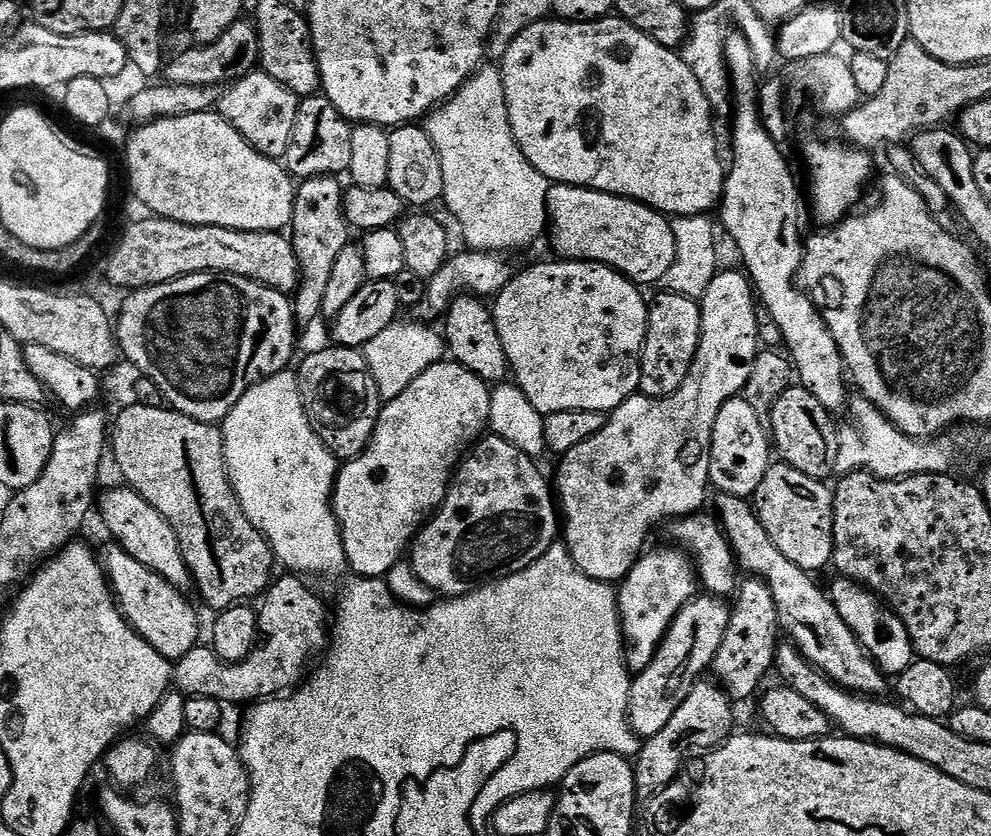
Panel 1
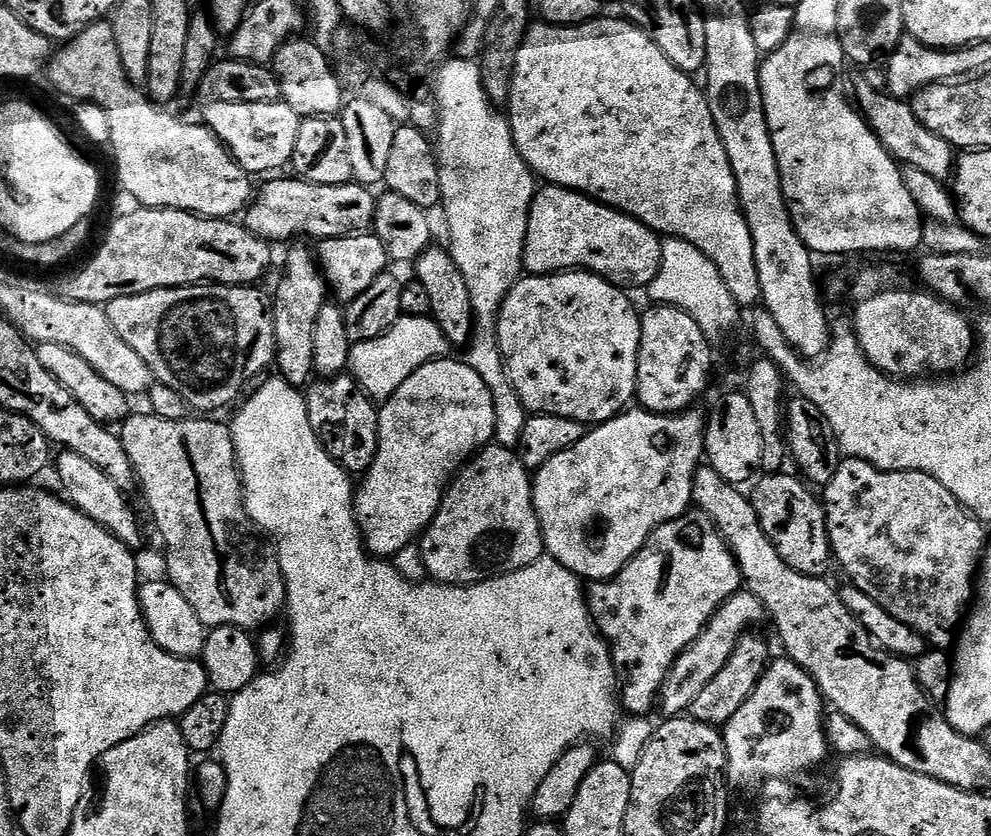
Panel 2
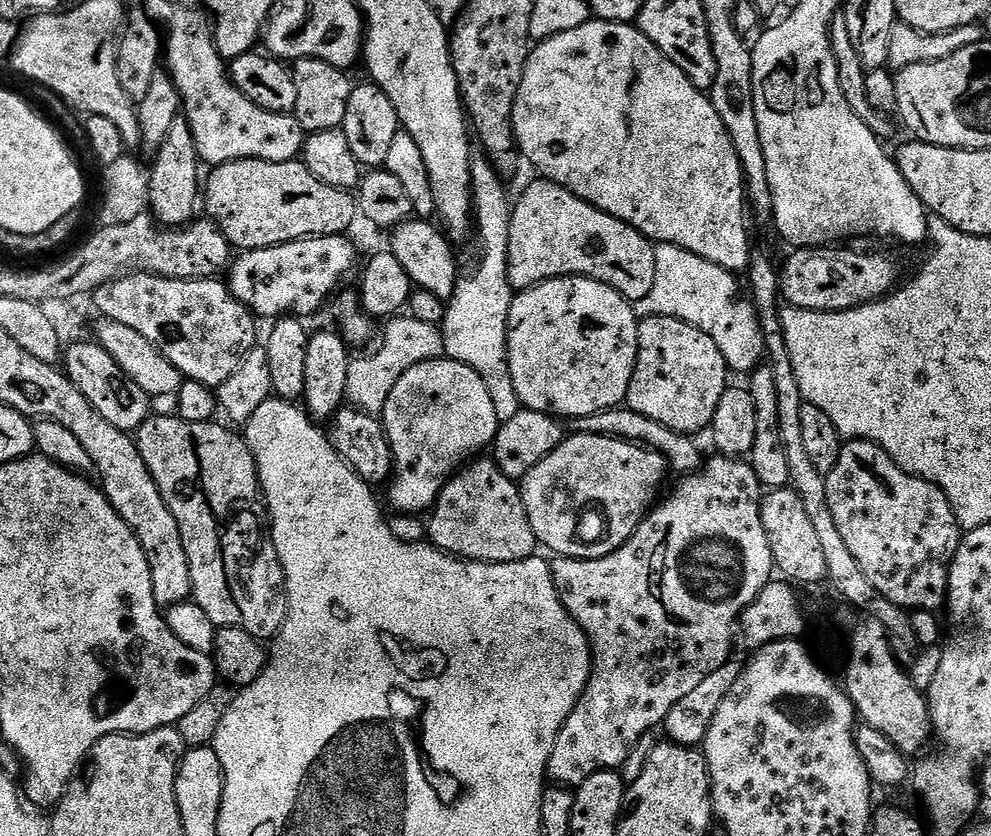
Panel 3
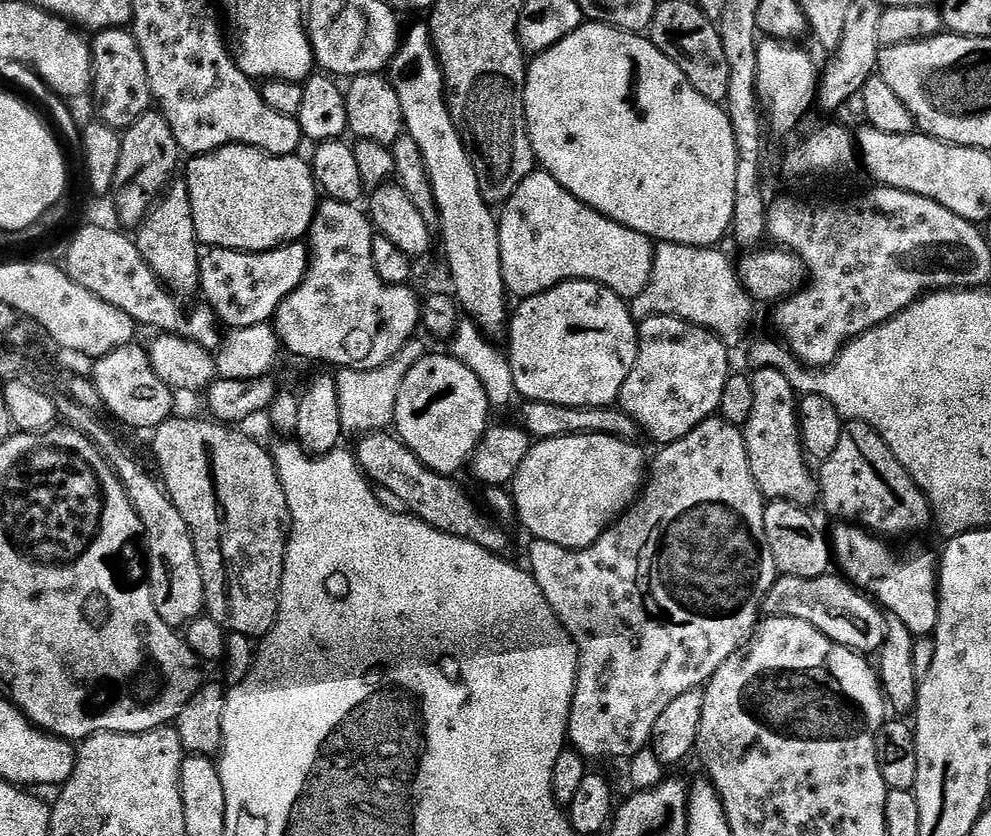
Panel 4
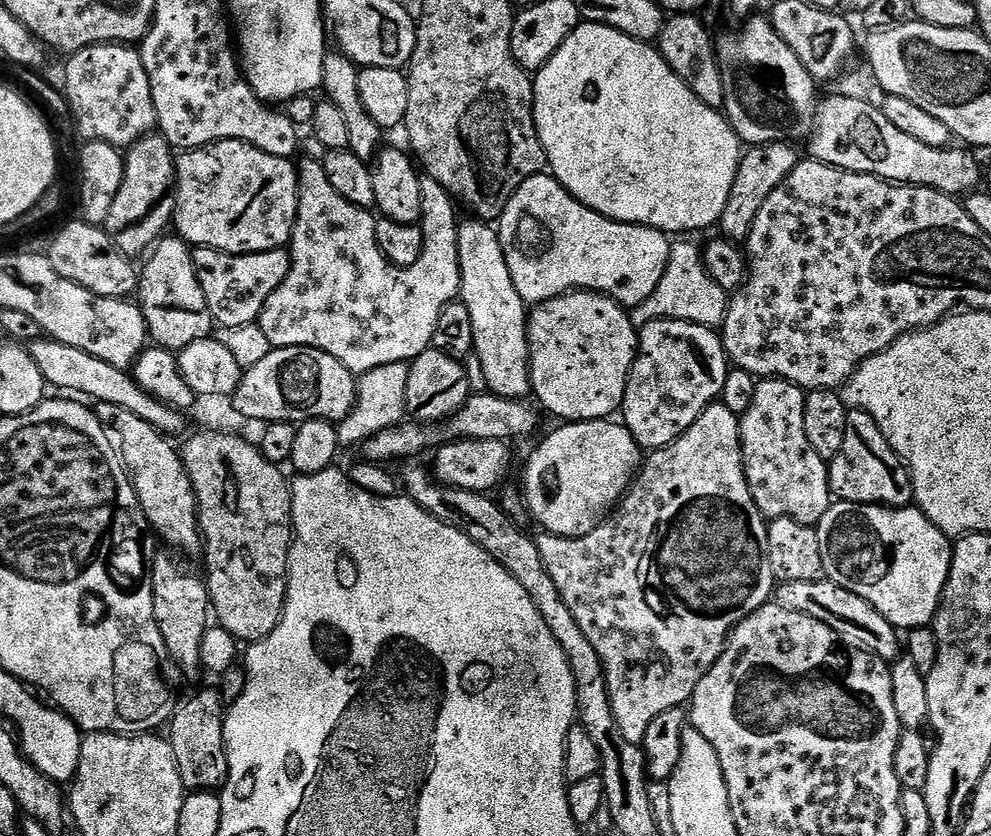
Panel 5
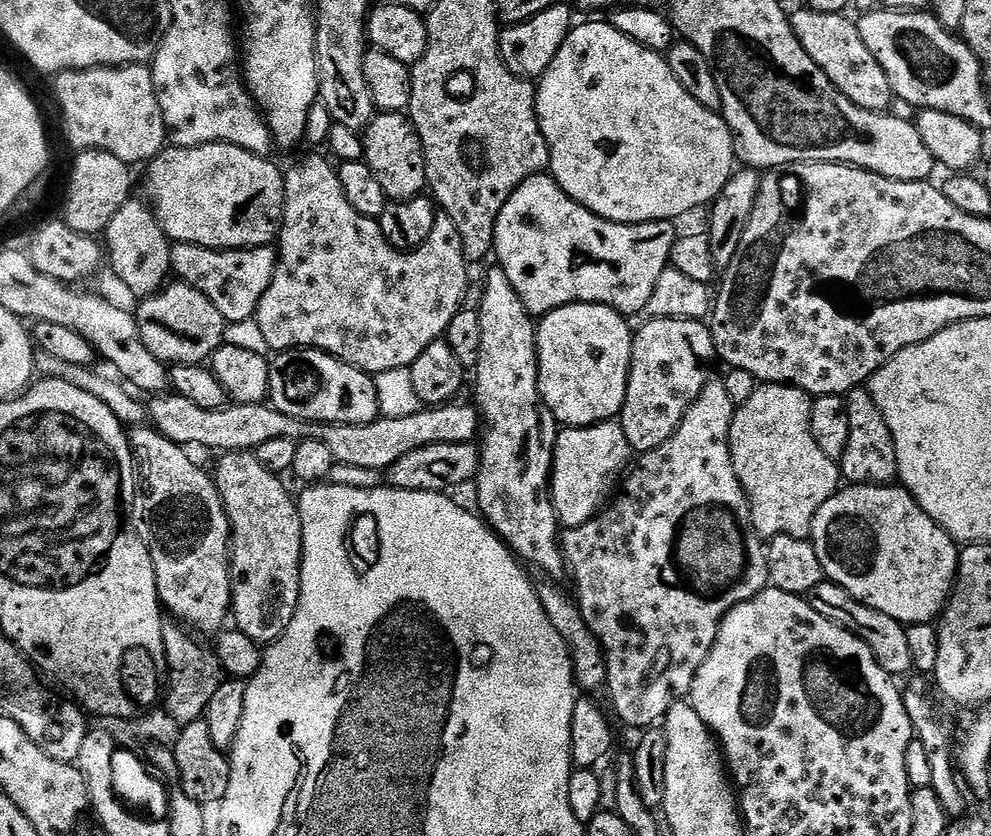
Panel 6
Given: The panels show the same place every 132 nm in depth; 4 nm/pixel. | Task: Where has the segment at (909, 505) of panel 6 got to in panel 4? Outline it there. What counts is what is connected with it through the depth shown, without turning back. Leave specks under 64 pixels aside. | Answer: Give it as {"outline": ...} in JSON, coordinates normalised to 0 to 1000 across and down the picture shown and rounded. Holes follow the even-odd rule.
{"outline":[[[848,624],[845,632],[838,636],[838,656],[842,661],[843,673],[848,675],[880,675],[880,689],[876,694],[874,708],[889,728],[897,727],[899,736],[912,745],[924,763],[940,761],[947,744],[947,670],[936,660],[903,660],[895,645],[876,635],[875,632],[863,627]]]}

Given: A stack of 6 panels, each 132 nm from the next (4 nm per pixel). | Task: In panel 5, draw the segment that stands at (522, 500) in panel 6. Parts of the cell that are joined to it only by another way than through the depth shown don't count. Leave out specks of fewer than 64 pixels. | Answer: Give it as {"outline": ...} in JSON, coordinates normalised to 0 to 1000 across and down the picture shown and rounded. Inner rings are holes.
{"outline":[[[472,261],[469,268],[467,264],[462,272],[462,313],[463,358],[474,371],[478,390],[478,429],[486,433],[486,447],[490,447],[492,468],[507,476],[529,478],[537,469],[537,428],[533,419],[535,373],[523,347],[519,347],[519,333],[515,333],[515,318],[511,318],[511,304],[507,299],[504,276],[495,267],[479,261]]]}

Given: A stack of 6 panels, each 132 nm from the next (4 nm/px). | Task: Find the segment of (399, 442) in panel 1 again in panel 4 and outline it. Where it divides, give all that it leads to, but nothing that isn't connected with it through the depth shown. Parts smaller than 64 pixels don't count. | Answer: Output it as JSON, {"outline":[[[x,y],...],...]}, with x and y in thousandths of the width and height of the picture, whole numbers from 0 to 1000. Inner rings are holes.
{"outline":[[[430,423],[416,439],[414,447],[410,447],[406,467],[402,467],[398,517],[435,565],[459,571],[460,565],[466,563],[467,560],[469,563],[488,518],[492,516],[492,493],[494,494],[494,484],[490,476],[490,467],[486,467],[486,457],[482,457],[482,451],[473,440],[466,438],[466,433],[459,431],[455,423]]]}

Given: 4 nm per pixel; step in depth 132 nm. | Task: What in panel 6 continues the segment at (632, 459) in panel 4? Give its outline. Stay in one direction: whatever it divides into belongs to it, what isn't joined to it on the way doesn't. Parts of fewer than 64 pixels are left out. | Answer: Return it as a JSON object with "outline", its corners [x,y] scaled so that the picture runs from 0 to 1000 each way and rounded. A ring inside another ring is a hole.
{"outline":[[[625,506],[597,507],[594,512],[570,511],[561,523],[561,537],[557,544],[557,577],[555,580],[559,610],[566,628],[569,632],[582,632],[605,616],[610,604],[619,597],[620,590],[623,587],[623,585],[621,586],[622,578],[625,574],[627,578],[628,571],[635,563],[634,549],[639,549],[639,545],[636,529],[632,529],[632,519],[626,513]]]}

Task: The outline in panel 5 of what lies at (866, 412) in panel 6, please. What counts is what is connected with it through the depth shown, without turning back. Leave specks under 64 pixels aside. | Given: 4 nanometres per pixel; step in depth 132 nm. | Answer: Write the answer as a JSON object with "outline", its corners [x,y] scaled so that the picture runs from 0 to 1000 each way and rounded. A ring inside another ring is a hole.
{"outline":[[[865,488],[854,500],[854,524],[850,538],[836,555],[836,580],[845,599],[863,603],[891,603],[898,608],[914,608],[921,602],[920,569],[907,543],[886,514],[886,505]]]}

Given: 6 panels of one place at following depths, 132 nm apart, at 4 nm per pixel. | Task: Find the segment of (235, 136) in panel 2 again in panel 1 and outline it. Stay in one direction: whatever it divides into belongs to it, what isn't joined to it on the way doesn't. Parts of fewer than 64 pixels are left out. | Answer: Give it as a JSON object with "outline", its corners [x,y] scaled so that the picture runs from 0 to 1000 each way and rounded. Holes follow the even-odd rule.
{"outline":[[[259,84],[237,97],[225,111],[220,124],[220,133],[225,144],[231,144],[236,156],[240,156],[240,160],[244,160],[244,165],[248,165],[252,175],[256,175],[256,179],[271,187],[273,191],[283,191],[291,185],[303,121],[304,116],[289,108],[285,98],[276,98],[272,89]]]}

